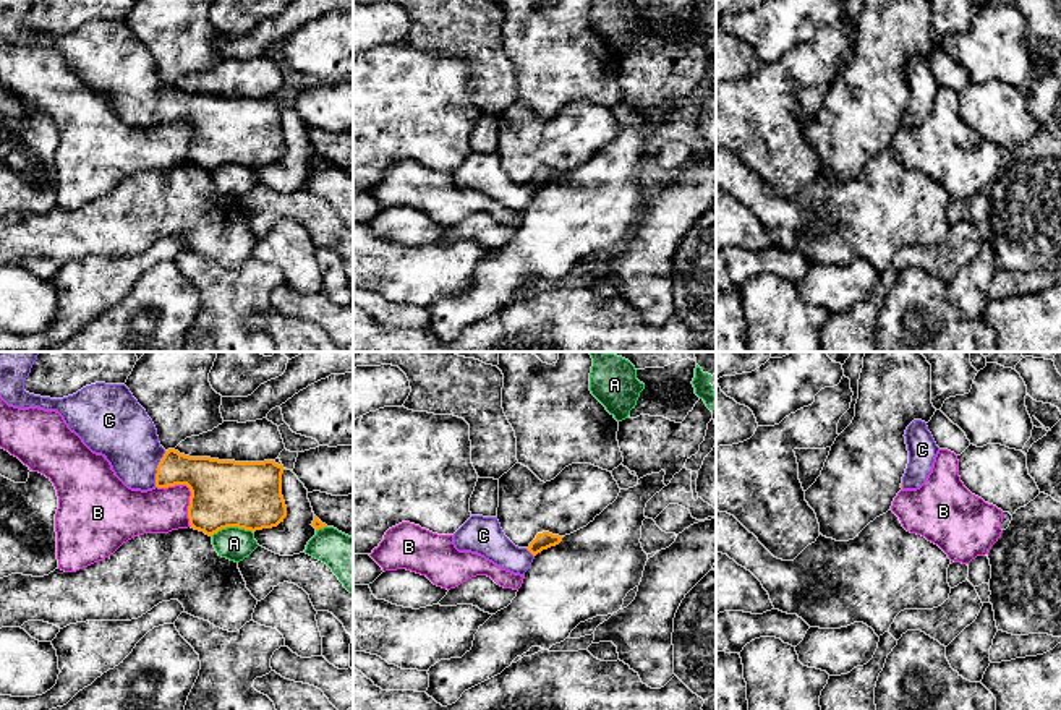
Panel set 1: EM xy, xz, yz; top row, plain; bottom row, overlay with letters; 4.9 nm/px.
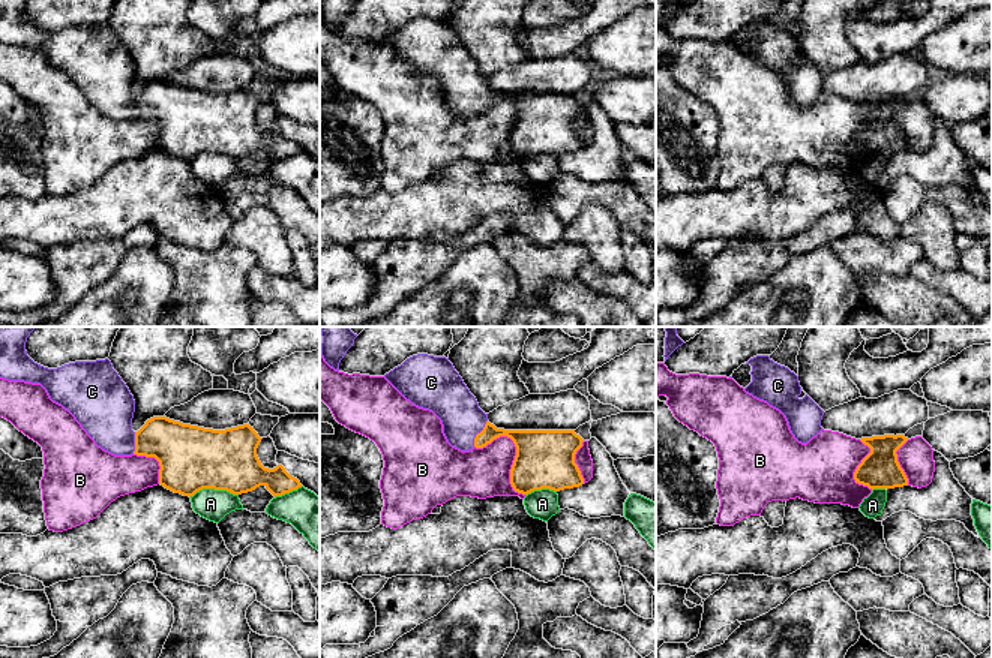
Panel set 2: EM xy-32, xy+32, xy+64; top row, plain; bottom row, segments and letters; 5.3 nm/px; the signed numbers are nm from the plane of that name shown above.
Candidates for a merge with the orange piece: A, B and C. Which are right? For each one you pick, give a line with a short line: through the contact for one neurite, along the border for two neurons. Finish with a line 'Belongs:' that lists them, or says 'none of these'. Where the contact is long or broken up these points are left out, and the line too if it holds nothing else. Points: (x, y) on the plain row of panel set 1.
C: line xy (204, 114), (191, 107), (156, 106), (122, 68)
Belongs: C

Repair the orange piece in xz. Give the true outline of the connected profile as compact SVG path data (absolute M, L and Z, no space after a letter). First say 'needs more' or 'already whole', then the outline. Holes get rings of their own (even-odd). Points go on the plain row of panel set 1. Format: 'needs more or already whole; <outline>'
needs more; M471 152L455 170L458 188L471 188L513 211L525 212L535 193L556 183L564 173L549 169L538 170L528 185L515 183L502 169L497 154Z

